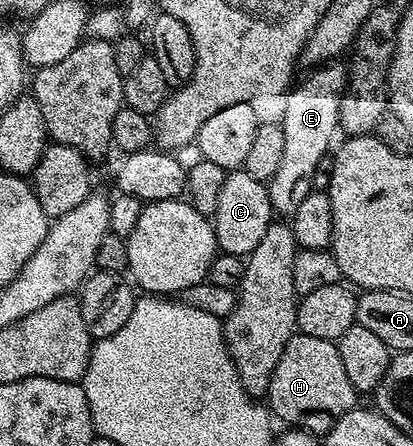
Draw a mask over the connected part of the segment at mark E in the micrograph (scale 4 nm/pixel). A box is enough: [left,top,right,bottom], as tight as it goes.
[267,61,348,217]

